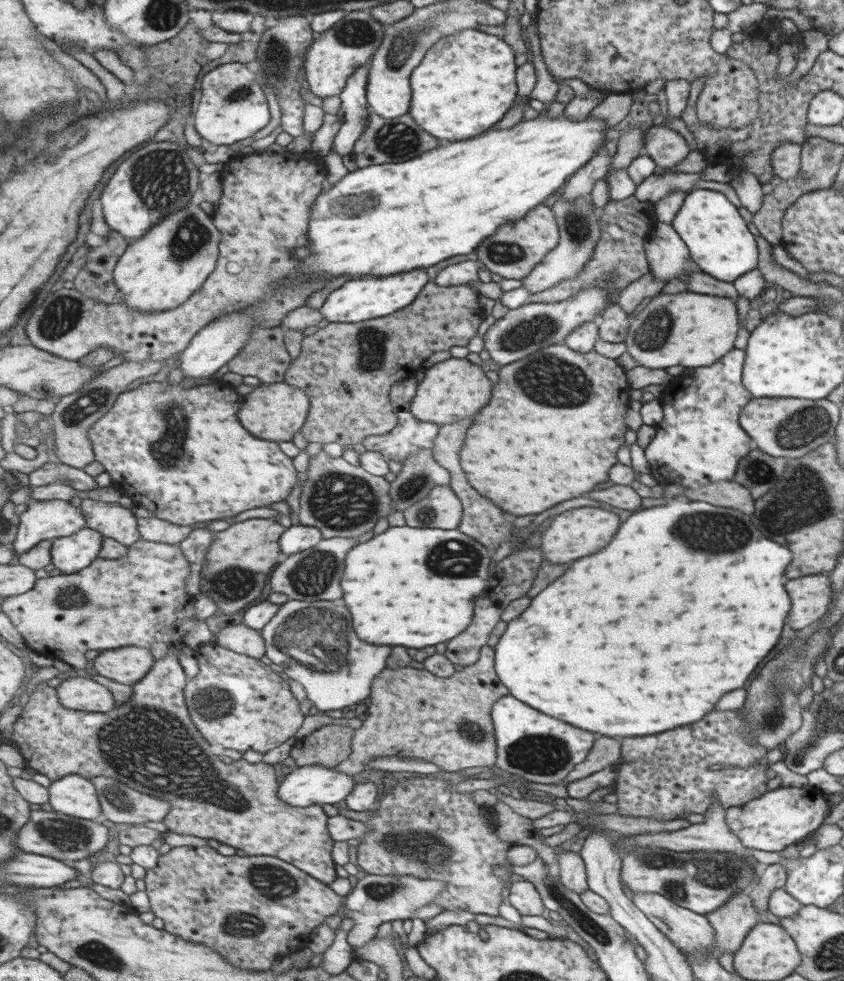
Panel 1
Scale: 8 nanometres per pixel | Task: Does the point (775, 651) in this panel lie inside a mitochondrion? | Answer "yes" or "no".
no

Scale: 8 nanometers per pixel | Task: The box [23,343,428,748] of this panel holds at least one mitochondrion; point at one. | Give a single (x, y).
(305, 643)

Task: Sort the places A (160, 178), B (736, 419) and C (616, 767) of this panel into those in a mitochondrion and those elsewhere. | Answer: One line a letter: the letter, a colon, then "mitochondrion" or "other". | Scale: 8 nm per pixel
A: mitochondrion
B: other
C: other

